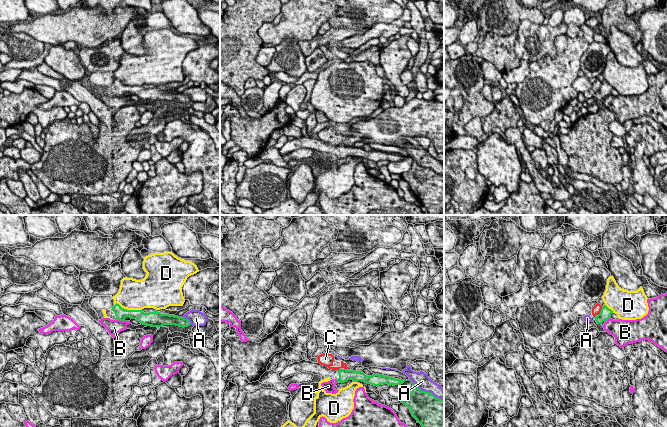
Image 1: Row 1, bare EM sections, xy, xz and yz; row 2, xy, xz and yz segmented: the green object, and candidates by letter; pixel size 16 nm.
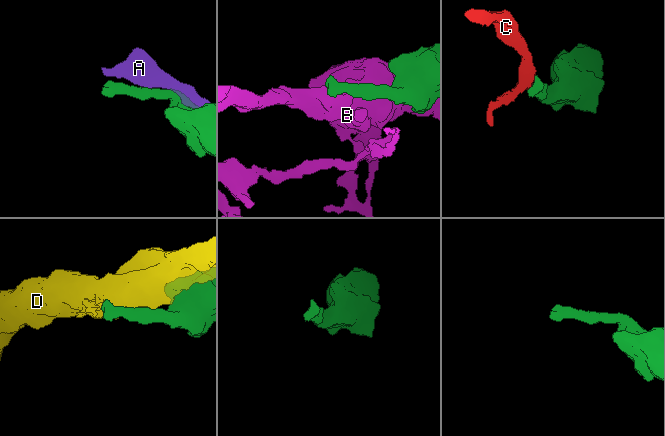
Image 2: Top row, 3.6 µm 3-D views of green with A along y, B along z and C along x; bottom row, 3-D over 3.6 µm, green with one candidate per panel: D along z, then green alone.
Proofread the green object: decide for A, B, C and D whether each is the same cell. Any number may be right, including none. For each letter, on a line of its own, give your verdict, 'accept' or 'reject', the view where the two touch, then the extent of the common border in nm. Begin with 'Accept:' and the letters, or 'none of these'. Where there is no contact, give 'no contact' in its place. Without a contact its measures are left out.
Accept: none of these
A: reject; contact in xz; length 650 nm
B: reject; contact in xy; length 160 nm
C: reject; contact in yz; length 150 nm
D: reject; contact in xy; length 400 nm

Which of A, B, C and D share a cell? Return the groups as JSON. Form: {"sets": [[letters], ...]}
{"sets": [["A", "C"], ["B"], ["D"]]}

